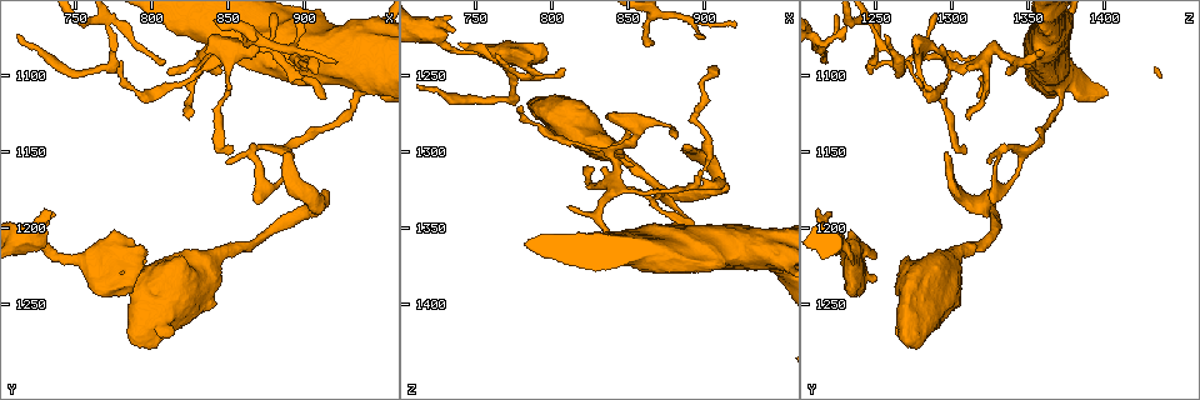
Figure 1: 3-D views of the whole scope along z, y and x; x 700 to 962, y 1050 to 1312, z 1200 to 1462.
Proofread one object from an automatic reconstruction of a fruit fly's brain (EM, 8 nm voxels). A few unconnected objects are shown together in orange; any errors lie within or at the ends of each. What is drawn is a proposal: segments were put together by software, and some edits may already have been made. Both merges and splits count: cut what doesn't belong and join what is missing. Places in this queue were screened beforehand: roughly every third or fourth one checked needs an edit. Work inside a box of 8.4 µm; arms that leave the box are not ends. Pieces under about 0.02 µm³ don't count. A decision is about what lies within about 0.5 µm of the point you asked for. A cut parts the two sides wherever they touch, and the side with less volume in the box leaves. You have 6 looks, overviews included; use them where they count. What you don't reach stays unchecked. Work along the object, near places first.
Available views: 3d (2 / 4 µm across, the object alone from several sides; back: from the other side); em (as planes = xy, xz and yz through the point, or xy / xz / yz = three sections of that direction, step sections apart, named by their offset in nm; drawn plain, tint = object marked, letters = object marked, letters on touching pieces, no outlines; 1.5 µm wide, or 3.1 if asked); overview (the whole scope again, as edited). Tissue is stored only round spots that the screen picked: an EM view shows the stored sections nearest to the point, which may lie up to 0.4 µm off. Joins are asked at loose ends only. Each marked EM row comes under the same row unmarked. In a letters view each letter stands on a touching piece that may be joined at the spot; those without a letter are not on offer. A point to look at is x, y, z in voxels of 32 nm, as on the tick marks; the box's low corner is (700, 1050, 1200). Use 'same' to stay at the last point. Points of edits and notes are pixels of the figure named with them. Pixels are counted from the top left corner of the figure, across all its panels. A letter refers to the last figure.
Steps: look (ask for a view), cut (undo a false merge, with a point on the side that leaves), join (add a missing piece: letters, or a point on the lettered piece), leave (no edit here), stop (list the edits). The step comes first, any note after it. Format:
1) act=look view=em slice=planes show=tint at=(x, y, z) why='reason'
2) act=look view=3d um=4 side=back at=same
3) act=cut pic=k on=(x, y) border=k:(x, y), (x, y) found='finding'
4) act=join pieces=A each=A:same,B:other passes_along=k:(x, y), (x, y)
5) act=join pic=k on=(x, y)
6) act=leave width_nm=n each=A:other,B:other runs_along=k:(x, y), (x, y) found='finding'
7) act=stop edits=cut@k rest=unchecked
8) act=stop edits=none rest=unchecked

act=look view=em slice=planes show=tint at=(836, 1094, 1300)

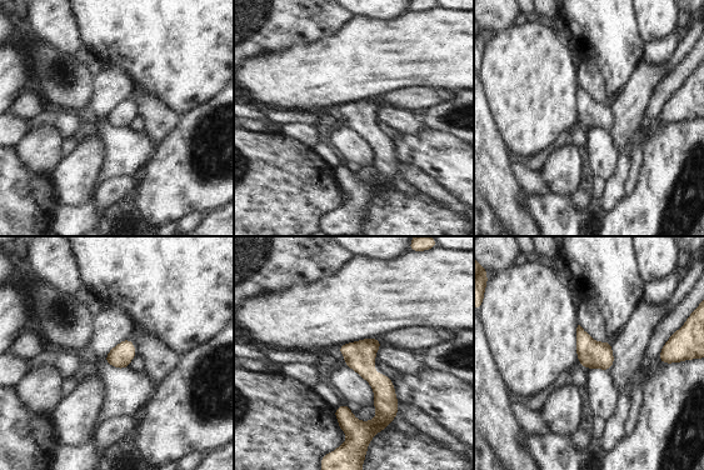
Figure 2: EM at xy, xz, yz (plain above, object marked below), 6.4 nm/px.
act=look view=em slice=planes show=letters at=same why='what lies round it'

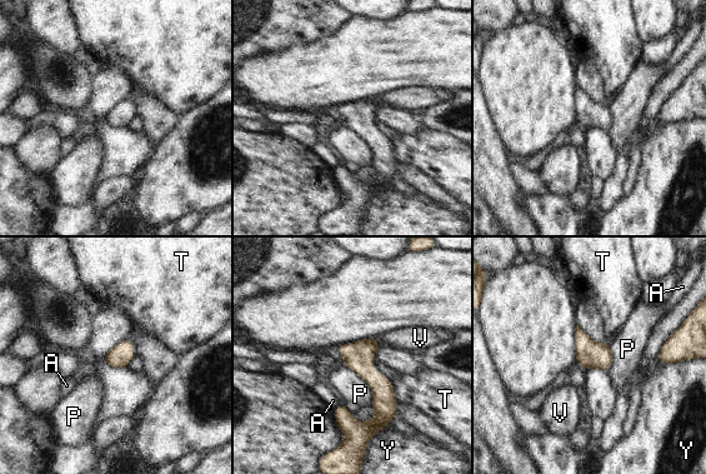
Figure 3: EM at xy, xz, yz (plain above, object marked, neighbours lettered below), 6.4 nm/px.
act=leave width_nm=150 each=A:other,P:other,T:other,V:other,Y:other border=3:(343, 364), (371, 389), (371, 404) found='one neuron here'

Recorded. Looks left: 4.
act=look view=3d um=2 at=(894, 1086, 1282) why='narrows sharply'

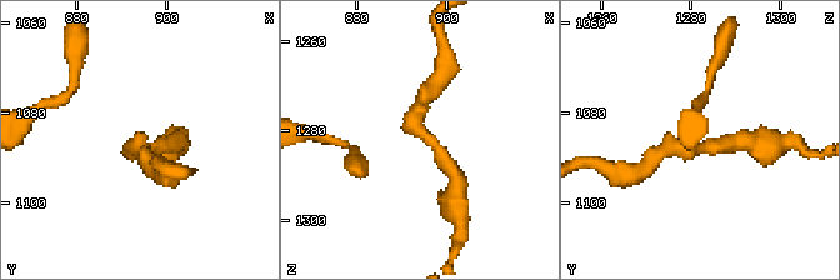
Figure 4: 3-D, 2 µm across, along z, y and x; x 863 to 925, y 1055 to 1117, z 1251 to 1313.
act=look view=em slice=planes show=letters at=(896, 1087, 1282) why='shape alone is not enough'

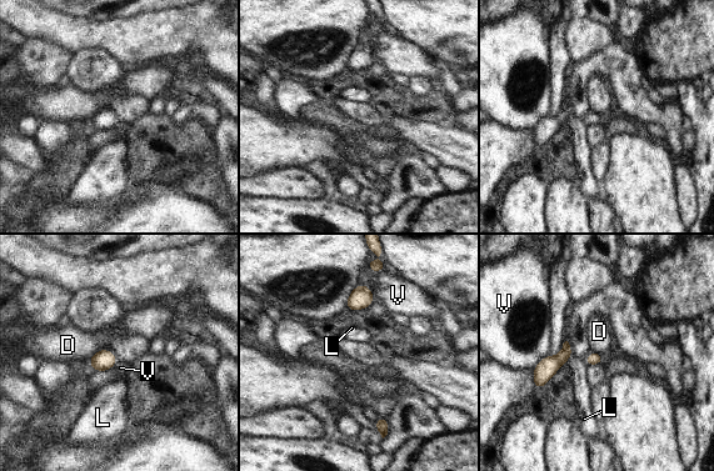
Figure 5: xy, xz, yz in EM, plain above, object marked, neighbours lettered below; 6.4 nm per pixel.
act=leave each=D:other,L:other,V:other border=5:(106, 349), (98, 350), (88, 364) found='one neuron here'

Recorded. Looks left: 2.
act=look view=em slice=yz step=4 show=letters at=(870, 1166, 1326) why='a narrow waist'

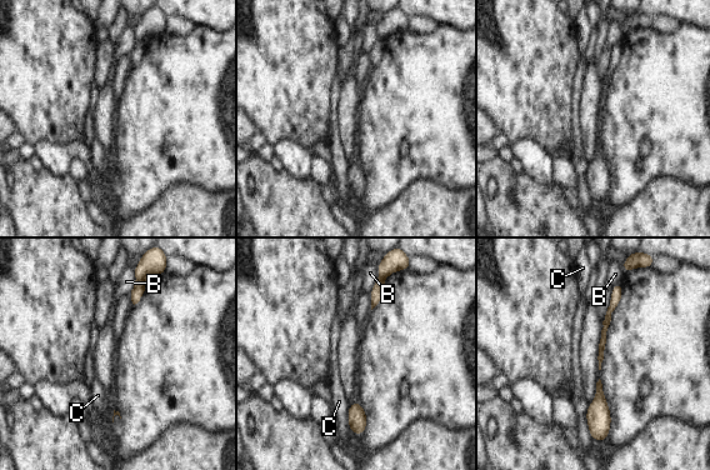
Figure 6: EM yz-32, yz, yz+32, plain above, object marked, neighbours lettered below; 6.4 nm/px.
act=leave each=B:other,C:other border=6:(588, 404), (586, 424), (593, 439) found='all the same neuron'

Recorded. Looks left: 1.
act=stop edits=none rest=unchecked

